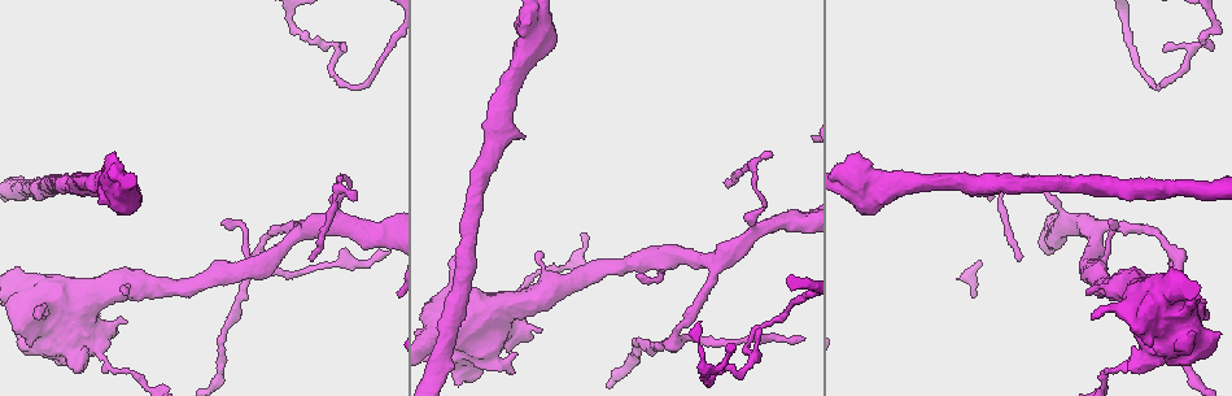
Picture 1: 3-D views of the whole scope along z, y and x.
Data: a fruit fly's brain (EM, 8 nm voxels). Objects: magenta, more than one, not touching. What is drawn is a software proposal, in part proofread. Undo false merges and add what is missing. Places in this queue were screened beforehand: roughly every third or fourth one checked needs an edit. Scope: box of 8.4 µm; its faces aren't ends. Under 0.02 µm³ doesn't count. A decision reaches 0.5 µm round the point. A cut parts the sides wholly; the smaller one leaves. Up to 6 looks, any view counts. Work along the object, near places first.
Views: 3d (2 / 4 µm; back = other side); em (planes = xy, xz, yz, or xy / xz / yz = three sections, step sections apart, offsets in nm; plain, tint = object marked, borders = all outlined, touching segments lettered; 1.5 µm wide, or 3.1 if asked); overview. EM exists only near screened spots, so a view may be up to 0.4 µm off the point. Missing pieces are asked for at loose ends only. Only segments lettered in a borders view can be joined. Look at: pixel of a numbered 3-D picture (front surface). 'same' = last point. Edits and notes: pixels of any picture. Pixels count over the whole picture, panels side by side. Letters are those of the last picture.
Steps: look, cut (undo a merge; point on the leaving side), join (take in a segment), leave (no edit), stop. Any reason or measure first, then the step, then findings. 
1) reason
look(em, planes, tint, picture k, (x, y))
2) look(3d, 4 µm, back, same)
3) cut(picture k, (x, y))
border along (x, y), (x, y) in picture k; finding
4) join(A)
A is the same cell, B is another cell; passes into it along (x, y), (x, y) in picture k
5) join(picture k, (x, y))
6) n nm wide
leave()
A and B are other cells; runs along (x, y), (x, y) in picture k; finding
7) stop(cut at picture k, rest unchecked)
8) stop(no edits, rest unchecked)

thick end
look(3d, 4 µm, picture 1, (113, 335))

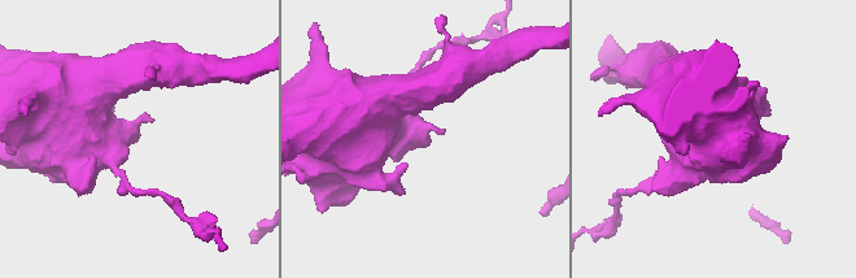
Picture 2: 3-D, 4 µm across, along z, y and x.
now the EM
look(em, xz, step 8, tint, picture 2, (135, 140))

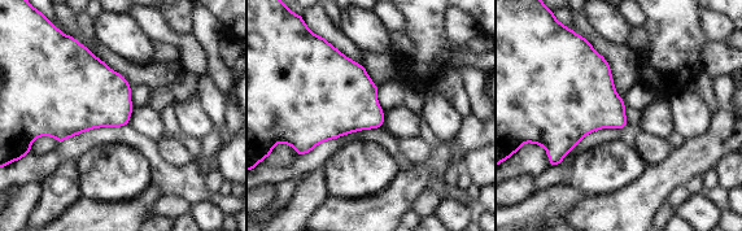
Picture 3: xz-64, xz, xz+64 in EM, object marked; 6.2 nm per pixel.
another direction
look(em, planes, borders, same)

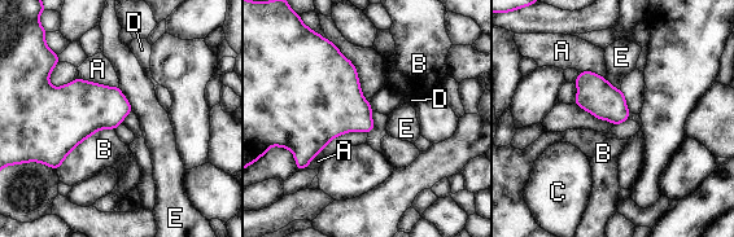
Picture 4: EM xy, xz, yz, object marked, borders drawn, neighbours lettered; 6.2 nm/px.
B touches over 440 nm
leave()
A, B, C, D and E are other cells; border along (114, 128), (87, 136), (56, 170) in picture 4; none of them fits

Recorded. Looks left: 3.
free end
look(em, planes, plain, picture 1, (1185, 352))

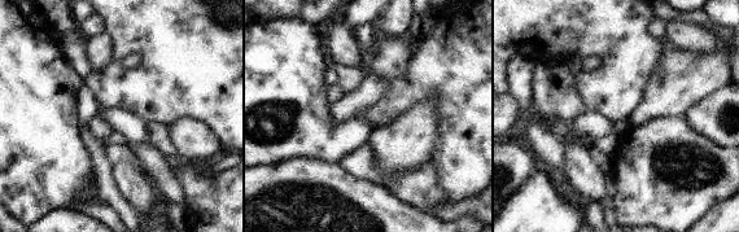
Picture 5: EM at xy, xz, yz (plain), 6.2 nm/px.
what lies round it
look(em, planes, borders, same)

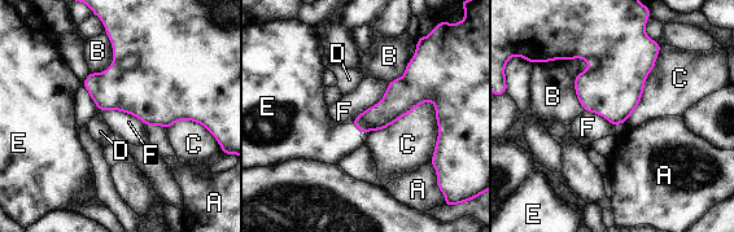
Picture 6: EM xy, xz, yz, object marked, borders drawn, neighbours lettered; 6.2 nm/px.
leave()
A, B, C, D, E and F are other cells; border along (544, 61), (588, 64), (585, 110) in picture 6; no lettered segment goes on from it

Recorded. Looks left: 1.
stop(no edits, rest unchecked)

